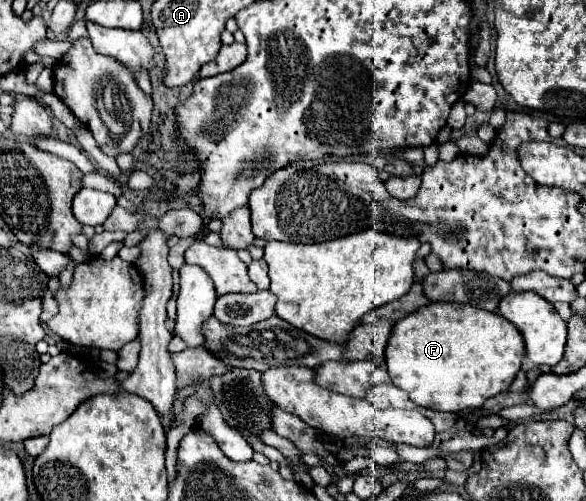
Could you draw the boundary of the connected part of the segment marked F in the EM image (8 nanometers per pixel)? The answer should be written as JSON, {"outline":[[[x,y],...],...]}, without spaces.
{"outline":[[[431,302],[395,322],[395,332],[385,348],[385,364],[391,382],[405,390],[415,404],[443,412],[465,412],[505,392],[521,370],[523,354],[521,332],[497,312]]]}

